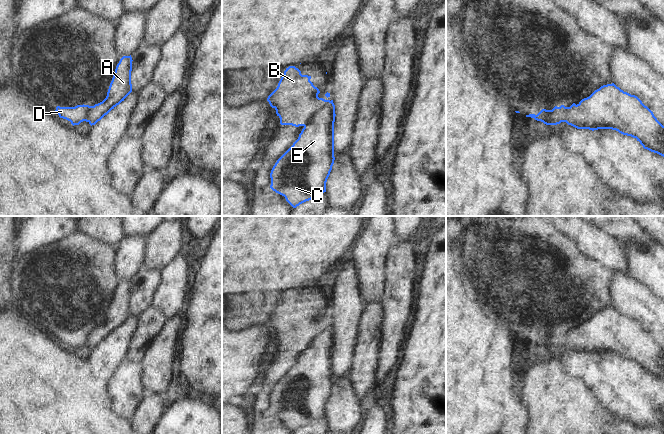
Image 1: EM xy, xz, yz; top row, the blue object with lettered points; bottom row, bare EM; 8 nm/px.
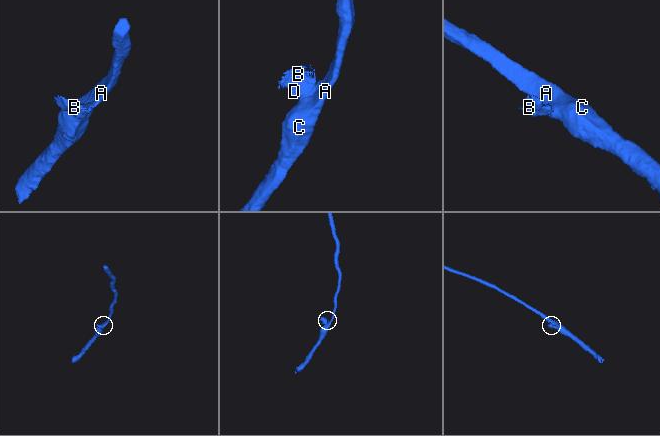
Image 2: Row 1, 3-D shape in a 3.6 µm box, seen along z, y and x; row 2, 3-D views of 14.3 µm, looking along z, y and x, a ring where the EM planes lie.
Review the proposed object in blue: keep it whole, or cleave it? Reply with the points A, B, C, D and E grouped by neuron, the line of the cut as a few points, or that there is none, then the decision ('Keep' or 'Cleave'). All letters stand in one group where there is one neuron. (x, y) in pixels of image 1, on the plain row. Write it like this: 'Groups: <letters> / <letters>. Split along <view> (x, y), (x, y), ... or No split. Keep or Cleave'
Groups: A C E / B D. Split along xz (330, 325), (316, 338), (310, 347), (304, 350). Cleave.

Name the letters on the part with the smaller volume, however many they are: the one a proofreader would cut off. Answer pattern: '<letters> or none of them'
B, D

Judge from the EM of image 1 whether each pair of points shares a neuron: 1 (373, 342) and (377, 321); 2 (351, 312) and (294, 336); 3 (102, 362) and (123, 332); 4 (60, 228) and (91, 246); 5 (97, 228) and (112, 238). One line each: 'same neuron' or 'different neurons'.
1: same neuron
2: different neurons
3: same neuron
4: different neurons
5: same neuron

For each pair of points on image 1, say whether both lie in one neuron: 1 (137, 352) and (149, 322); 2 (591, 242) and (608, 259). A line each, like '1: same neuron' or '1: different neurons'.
1: same neuron
2: same neuron

